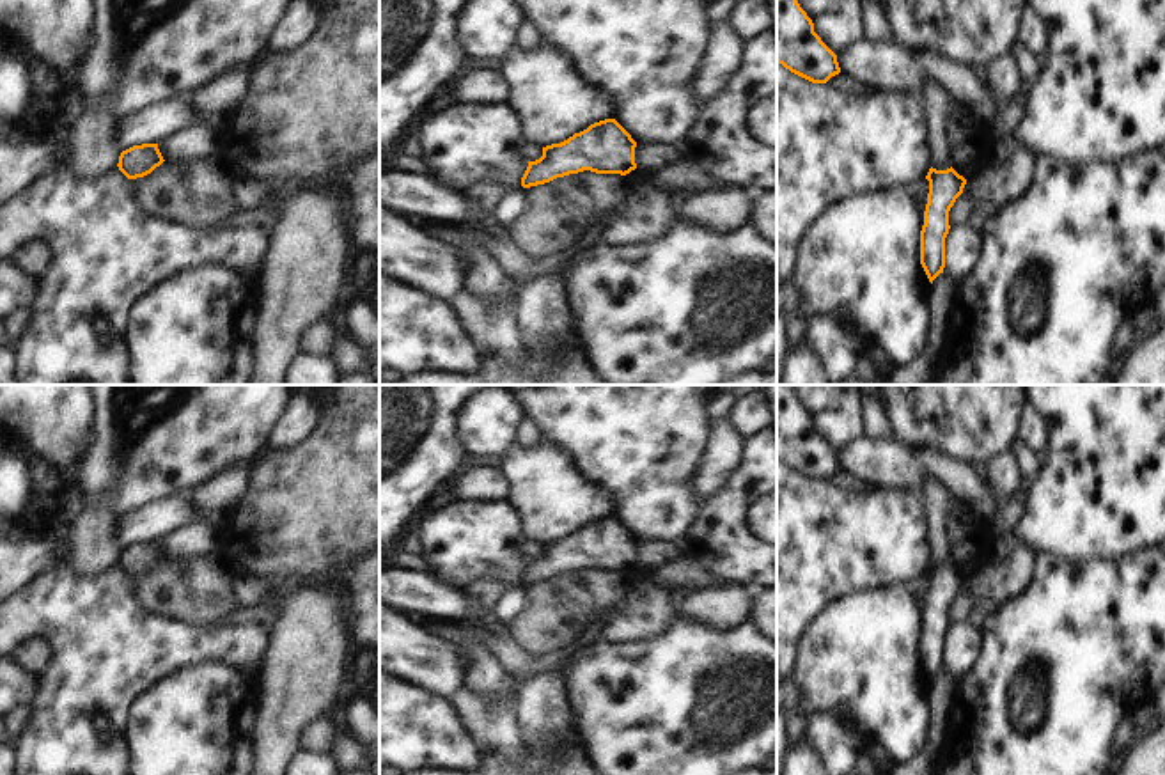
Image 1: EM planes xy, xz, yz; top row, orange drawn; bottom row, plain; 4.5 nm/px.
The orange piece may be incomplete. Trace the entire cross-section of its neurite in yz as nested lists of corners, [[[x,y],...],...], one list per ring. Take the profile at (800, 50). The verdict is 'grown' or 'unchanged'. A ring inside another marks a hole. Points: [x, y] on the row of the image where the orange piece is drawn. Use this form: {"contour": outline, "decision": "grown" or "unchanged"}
{"contour": [[[777,0],[777,62],[812,83],[841,73],[837,55],[814,32],[798,0]]], "decision": "unchanged"}

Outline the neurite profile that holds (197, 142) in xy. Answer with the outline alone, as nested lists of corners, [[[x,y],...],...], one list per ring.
[[[200,122],[158,144],[165,161],[200,161],[218,154],[220,133]]]

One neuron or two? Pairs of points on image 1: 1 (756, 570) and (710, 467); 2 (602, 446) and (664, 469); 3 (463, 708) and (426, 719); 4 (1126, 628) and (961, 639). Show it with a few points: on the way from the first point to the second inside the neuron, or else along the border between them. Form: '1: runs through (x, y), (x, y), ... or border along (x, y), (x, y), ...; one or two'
1: border along (742, 453), (736, 469), (699, 506); two
2: runs through (617, 446), (637, 446), (648, 456); one
3: border along (447, 699), (461, 726), (479, 743); two
4: border along (981, 628), (981, 655), (965, 676); two

